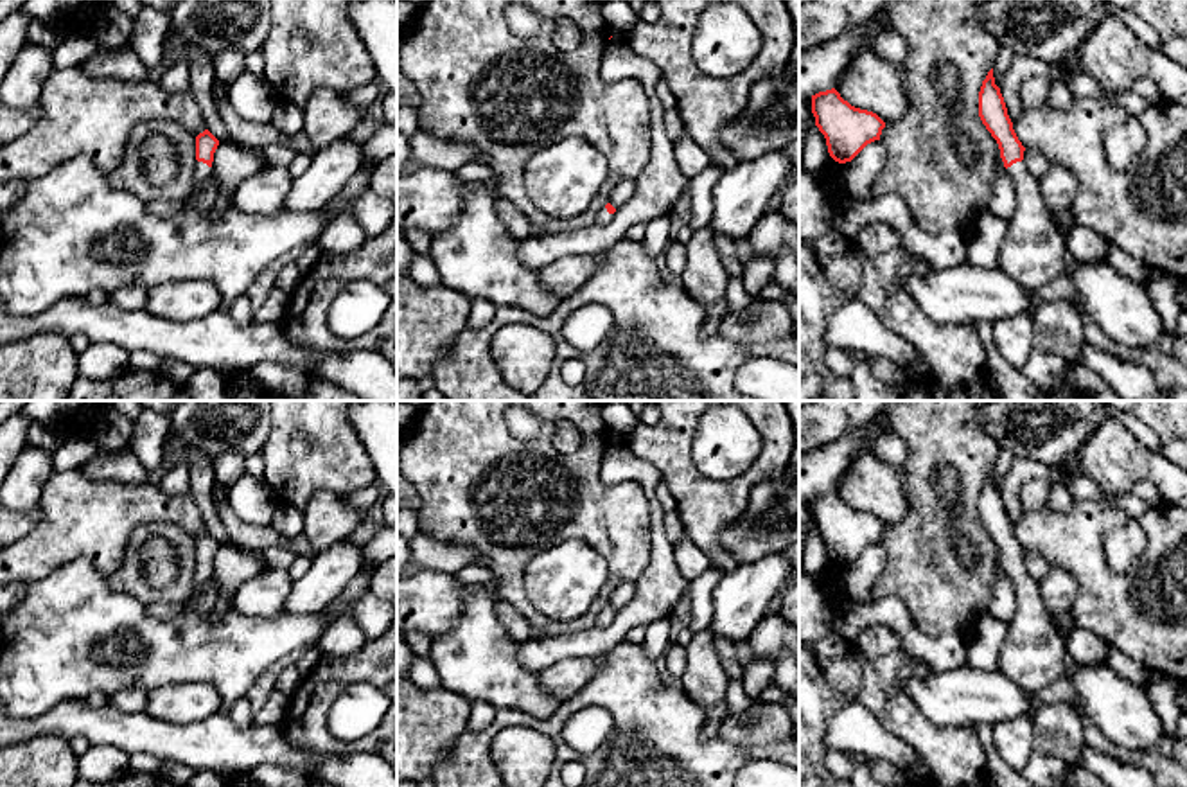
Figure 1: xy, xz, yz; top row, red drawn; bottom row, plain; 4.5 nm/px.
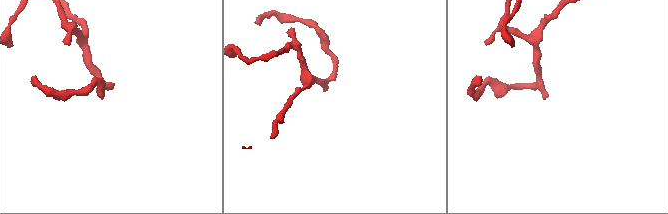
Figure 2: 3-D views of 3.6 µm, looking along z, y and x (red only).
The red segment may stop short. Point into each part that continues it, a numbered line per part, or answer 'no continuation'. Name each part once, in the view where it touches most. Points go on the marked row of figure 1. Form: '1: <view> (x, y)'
1: yz (1033, 252)

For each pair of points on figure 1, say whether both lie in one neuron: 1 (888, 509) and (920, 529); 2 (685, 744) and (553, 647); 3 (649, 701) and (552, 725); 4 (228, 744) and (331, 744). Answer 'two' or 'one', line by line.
1: two
2: two
3: one
4: two

